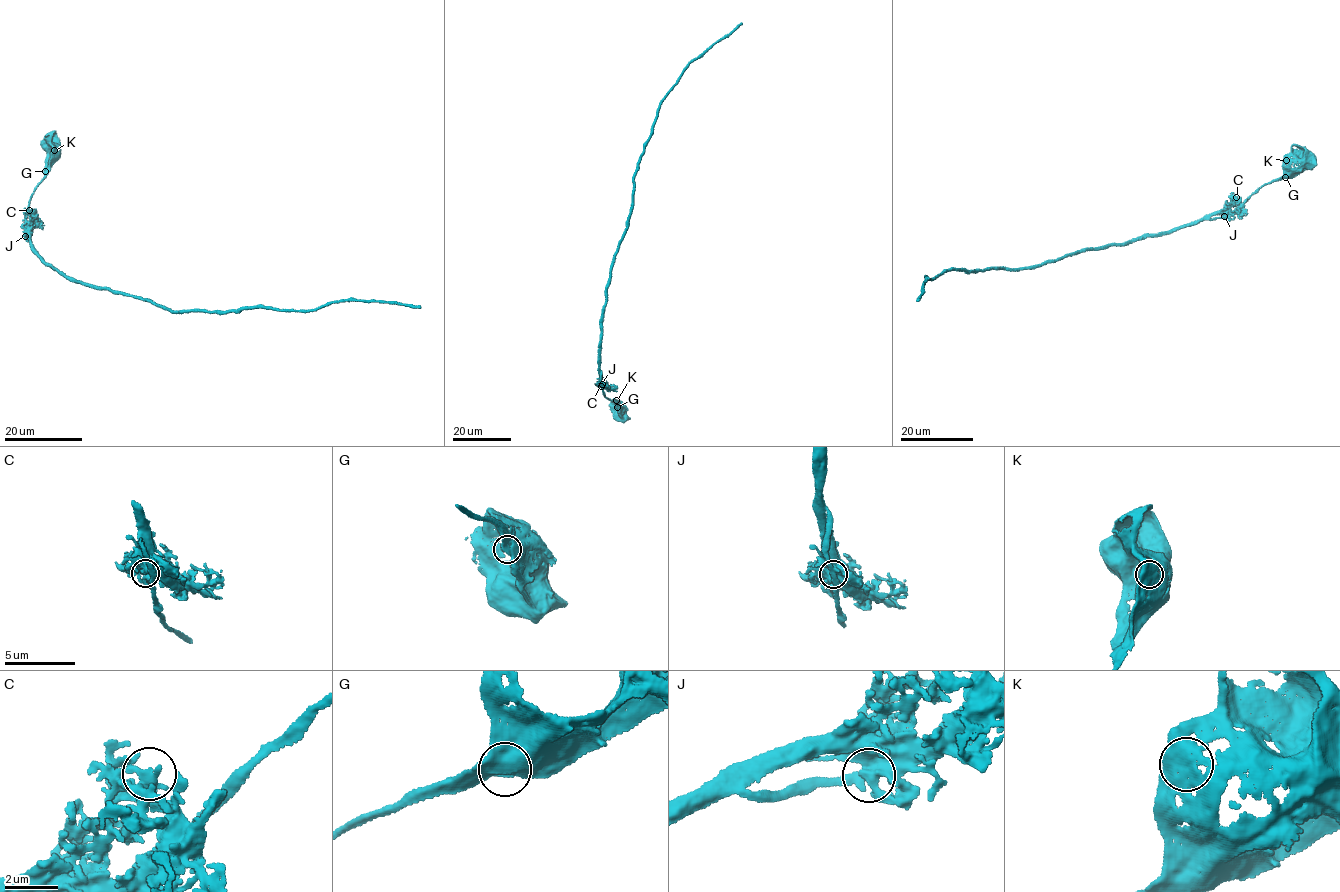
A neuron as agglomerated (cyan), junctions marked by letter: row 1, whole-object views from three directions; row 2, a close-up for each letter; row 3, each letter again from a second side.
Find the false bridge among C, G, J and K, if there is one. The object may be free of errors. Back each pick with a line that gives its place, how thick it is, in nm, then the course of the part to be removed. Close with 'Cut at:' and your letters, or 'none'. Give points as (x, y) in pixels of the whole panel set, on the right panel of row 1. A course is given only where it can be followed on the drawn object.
Cut at: none

